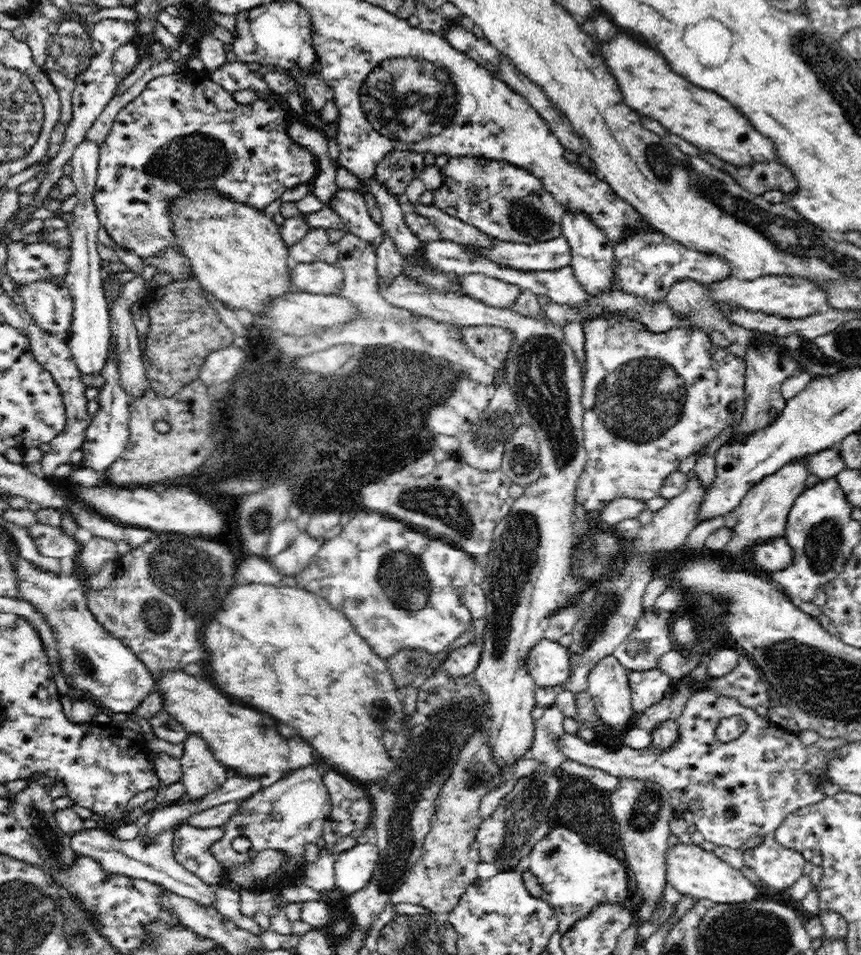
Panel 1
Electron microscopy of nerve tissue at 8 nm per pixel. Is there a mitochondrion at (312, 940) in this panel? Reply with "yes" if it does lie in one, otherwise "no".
no

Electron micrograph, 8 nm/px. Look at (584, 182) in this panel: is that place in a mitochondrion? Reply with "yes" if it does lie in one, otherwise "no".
no

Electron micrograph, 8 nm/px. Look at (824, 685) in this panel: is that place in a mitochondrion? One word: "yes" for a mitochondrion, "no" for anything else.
yes

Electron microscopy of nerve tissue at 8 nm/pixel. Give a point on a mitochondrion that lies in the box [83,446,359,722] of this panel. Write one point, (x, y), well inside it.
(177, 559)

